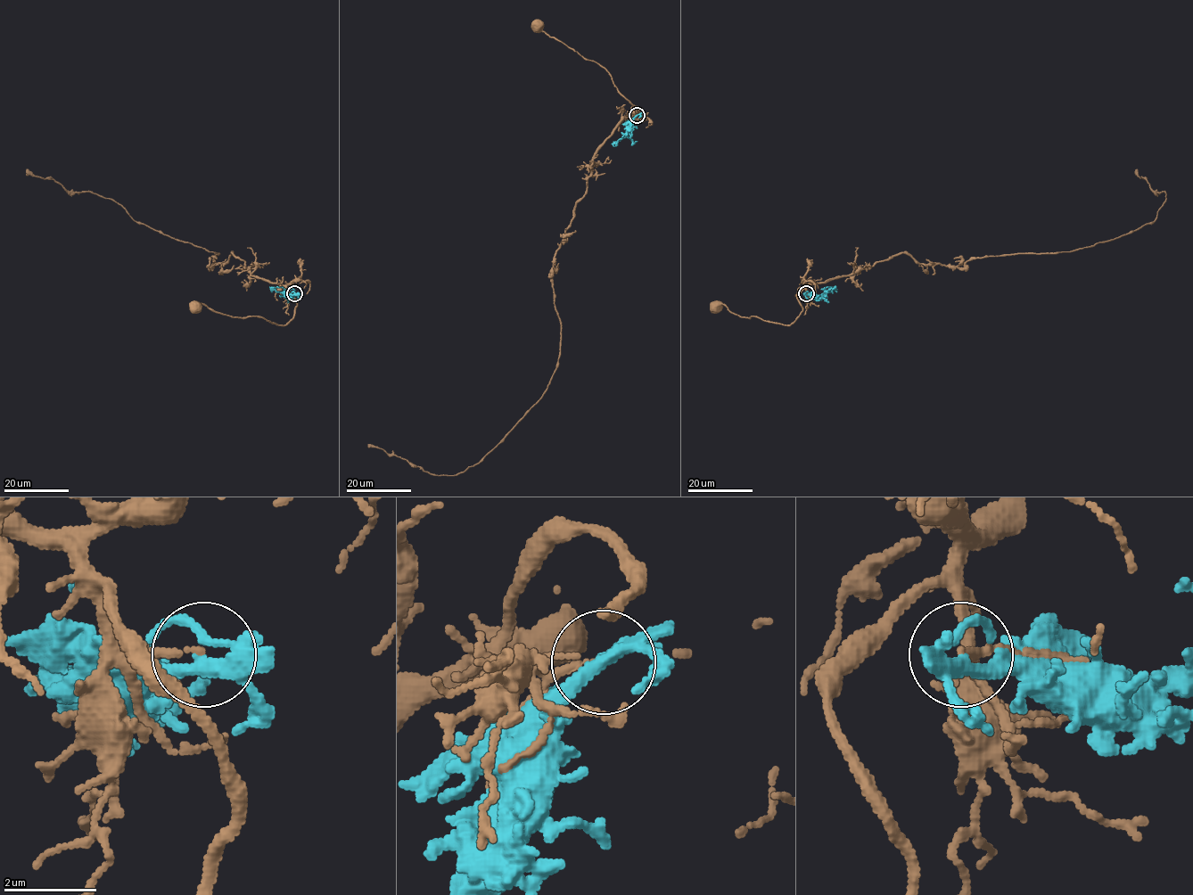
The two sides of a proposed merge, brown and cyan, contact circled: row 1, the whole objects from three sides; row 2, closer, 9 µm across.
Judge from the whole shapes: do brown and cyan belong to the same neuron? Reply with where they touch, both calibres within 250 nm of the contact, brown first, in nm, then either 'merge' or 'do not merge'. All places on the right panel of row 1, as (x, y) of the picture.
(806, 293) | 120/240 nm | do not merge

